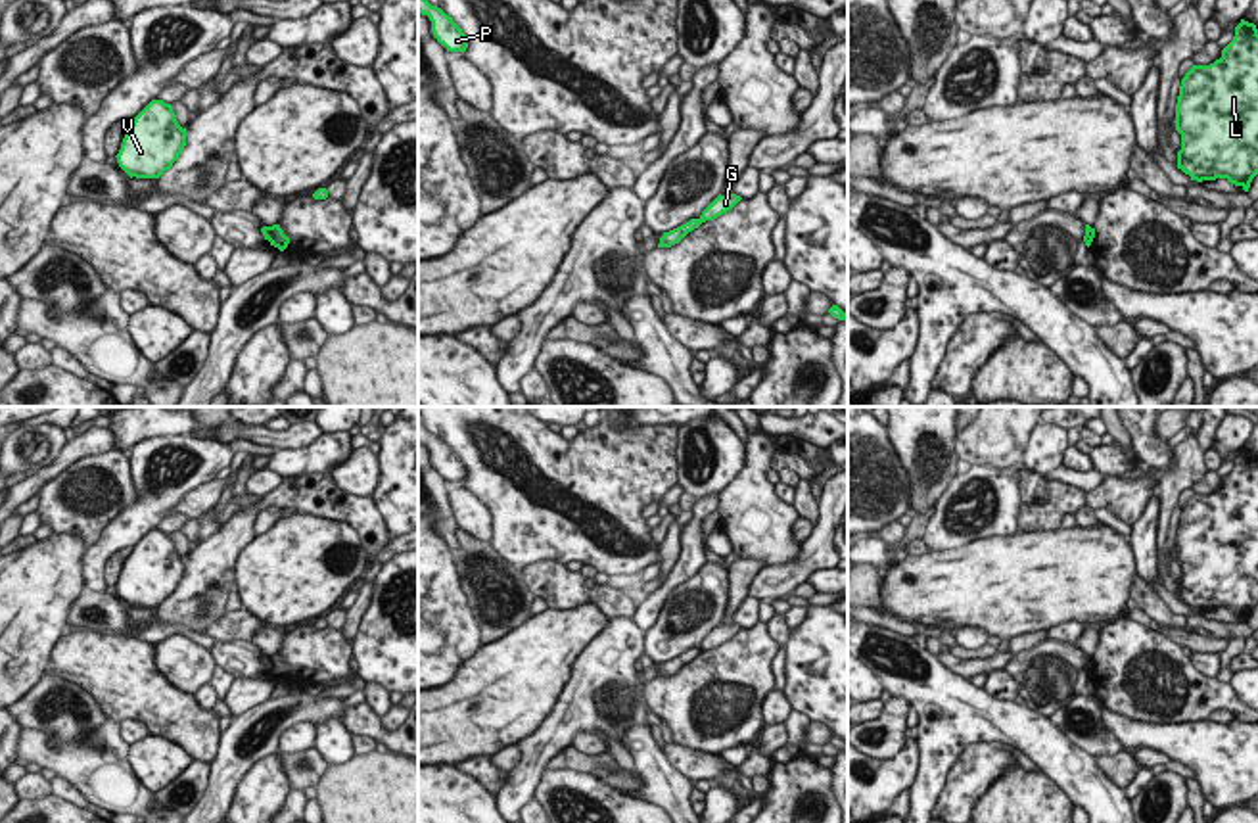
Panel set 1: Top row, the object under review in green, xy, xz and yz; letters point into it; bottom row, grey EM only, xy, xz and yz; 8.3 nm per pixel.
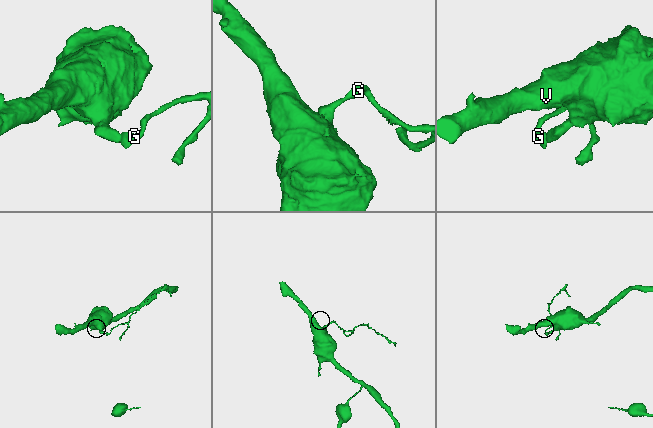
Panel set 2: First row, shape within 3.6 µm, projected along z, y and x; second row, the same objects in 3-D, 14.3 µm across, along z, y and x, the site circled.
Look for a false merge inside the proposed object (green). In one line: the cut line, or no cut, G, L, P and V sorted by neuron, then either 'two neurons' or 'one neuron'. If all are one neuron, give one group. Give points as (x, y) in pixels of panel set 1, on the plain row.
cut xz (700, 647), (704, 651); groups G / L P V; two neurons

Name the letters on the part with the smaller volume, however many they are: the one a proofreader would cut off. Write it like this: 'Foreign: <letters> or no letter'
Foreign: G

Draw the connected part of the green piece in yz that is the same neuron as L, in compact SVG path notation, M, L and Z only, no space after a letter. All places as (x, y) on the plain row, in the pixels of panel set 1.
M1241 449L1220 489L1193 495L1185 503L1174 553L1181 564L1177 599L1197 612L1227 608L1248 622L1258 604L1258 459L1254 453Z

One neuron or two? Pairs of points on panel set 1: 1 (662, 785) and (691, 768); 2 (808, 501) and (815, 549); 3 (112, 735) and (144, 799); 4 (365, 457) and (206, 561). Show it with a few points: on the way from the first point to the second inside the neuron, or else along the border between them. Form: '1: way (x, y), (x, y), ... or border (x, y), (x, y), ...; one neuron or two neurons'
1: border (662, 751), (693, 781); two neurons
2: border (821, 503), (821, 518), (815, 526); two neurons
3: way (112, 751), (112, 766), (129, 783); one neuron
4: border (330, 472), (344, 490), (371, 497); two neurons

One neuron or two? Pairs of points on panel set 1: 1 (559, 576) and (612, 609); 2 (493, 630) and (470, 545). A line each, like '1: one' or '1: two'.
1: one
2: one

